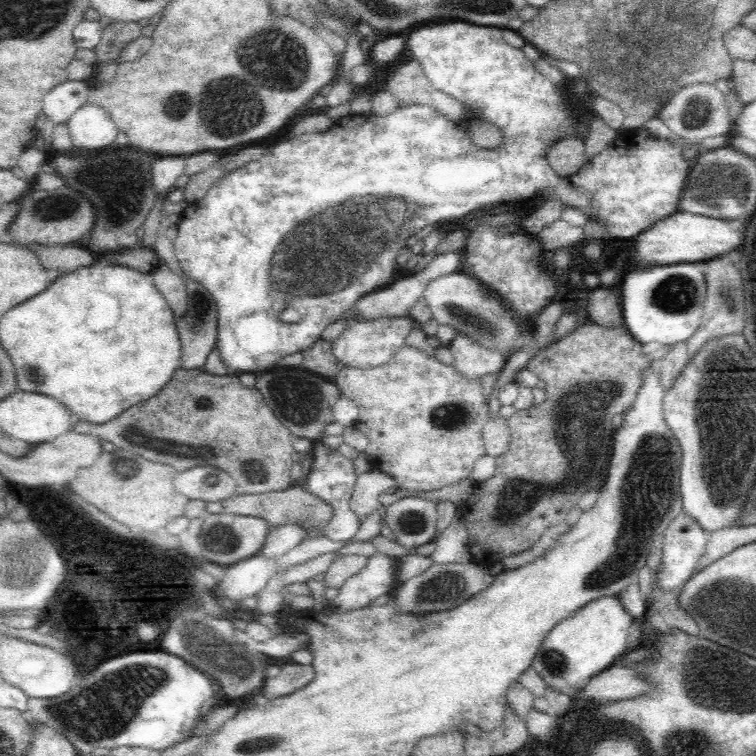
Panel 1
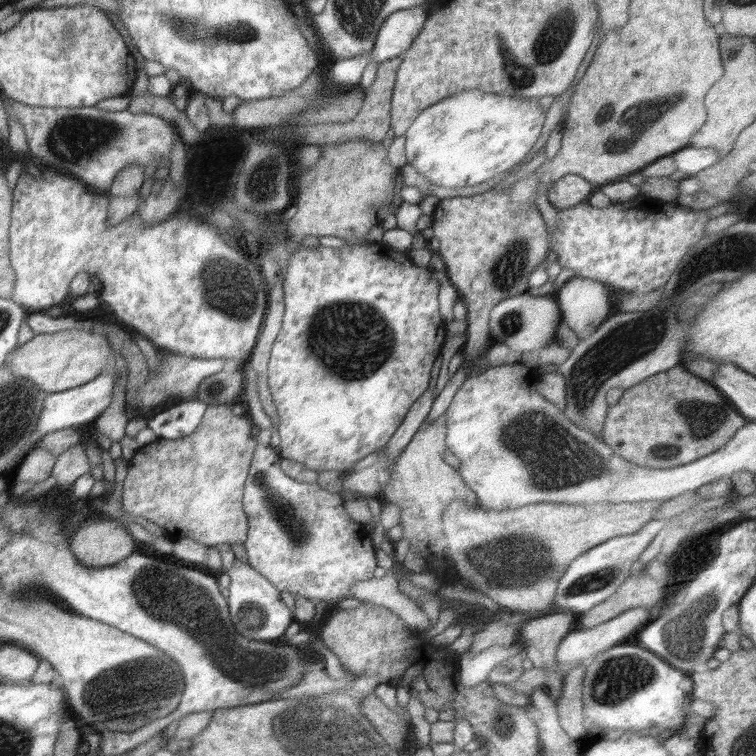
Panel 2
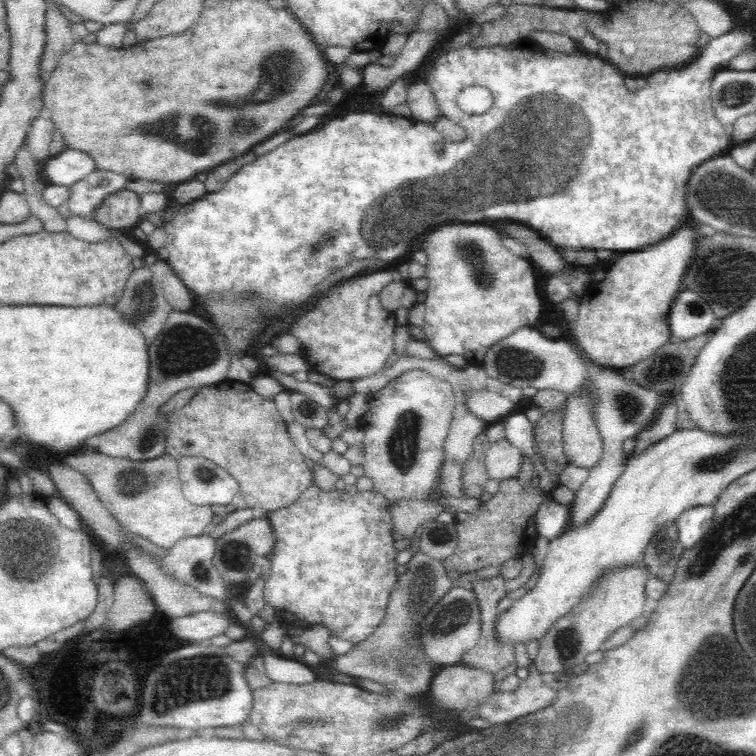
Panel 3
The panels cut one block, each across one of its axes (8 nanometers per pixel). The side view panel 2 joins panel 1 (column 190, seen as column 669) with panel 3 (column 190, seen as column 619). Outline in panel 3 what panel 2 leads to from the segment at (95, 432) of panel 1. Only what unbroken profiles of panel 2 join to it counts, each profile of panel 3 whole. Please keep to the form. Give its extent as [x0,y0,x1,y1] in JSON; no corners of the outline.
[167,379,313,513]

